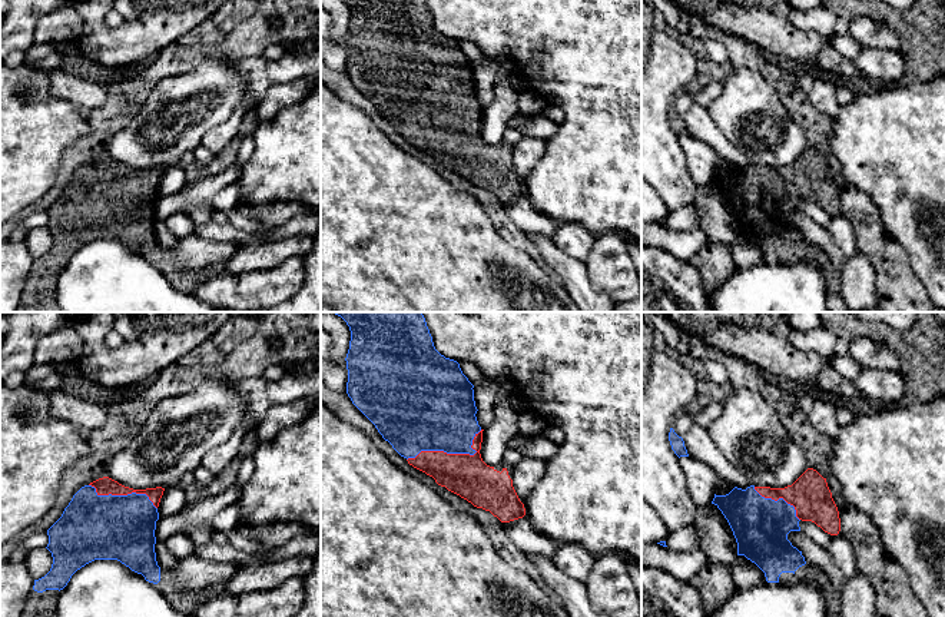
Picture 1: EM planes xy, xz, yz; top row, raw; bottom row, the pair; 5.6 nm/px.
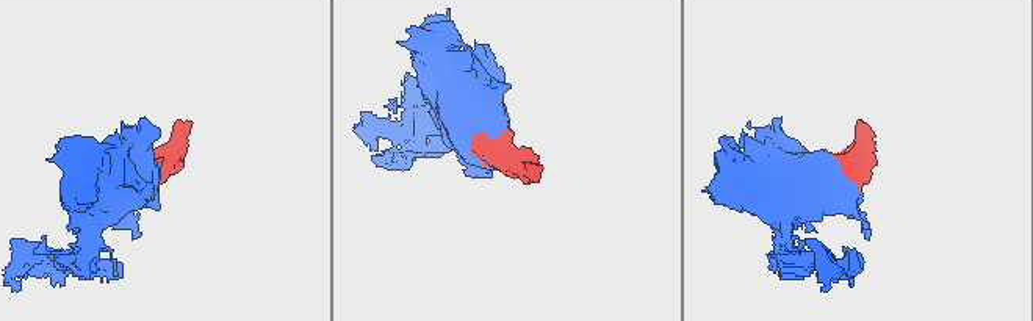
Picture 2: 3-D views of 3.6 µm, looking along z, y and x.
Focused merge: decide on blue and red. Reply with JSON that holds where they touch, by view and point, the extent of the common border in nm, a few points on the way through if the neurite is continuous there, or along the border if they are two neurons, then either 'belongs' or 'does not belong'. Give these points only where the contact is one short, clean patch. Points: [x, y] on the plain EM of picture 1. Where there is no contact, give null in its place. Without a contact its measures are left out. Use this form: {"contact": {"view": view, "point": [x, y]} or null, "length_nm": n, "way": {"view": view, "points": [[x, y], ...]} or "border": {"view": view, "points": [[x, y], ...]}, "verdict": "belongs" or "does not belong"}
{"contact": {"view": "xz", "point": [451, 132]}, "length_nm": 460, "verdict": "belongs"}

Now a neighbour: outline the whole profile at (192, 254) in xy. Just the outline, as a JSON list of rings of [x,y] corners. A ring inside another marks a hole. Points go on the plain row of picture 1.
[[[189,235],[178,239],[169,248],[160,248],[160,259],[172,262],[180,271],[205,272],[208,275],[220,269],[236,252],[238,246],[236,243]]]

